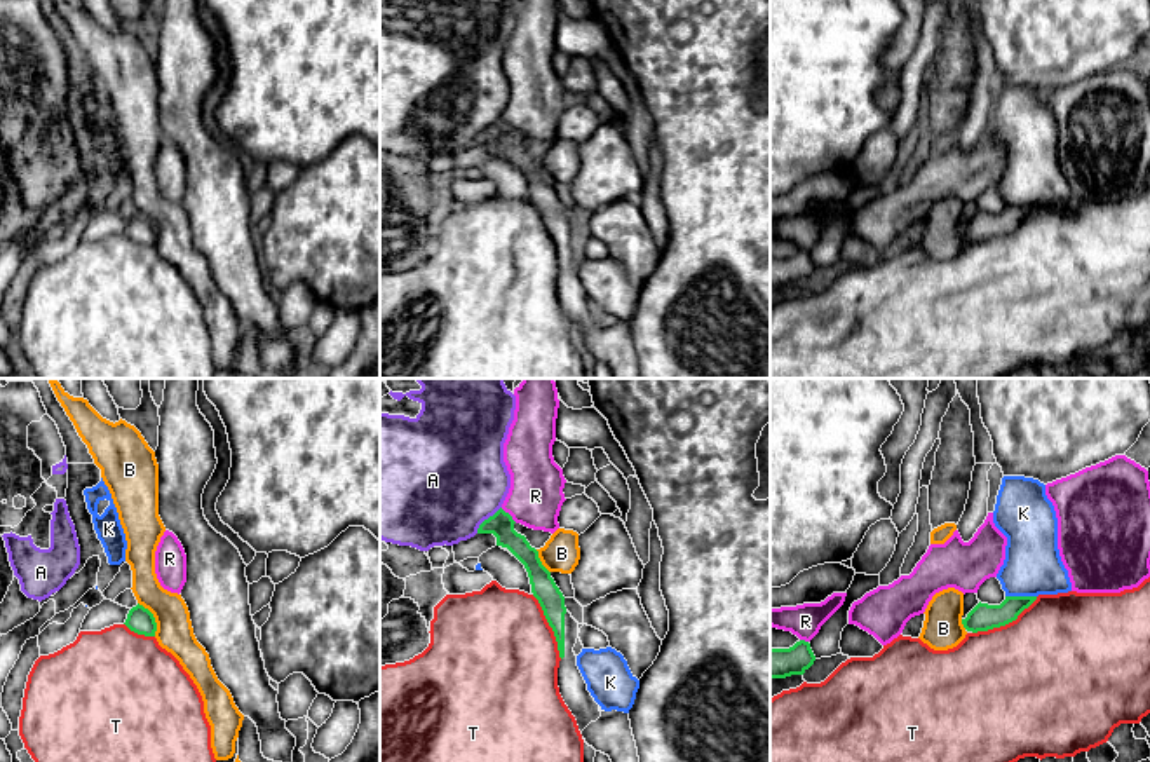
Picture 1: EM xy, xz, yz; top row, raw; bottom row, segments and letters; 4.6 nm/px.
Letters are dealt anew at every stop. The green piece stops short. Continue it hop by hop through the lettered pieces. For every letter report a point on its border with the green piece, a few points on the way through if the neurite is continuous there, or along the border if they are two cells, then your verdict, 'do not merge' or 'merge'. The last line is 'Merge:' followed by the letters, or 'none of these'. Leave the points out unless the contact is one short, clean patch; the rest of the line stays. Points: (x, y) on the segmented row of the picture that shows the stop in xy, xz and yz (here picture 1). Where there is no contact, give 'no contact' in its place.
A: xz (488, 518) | do not merge
B: xy (154, 618) | along xy (138, 602), (152, 614), (155, 635) | do not merge
K: yz (1021, 597) | along yz (1006, 595), (1035, 597) | do not merge
R: xz (509, 515) | do not merge
T: yz (1004, 625) | do not merge
Merge: none of these

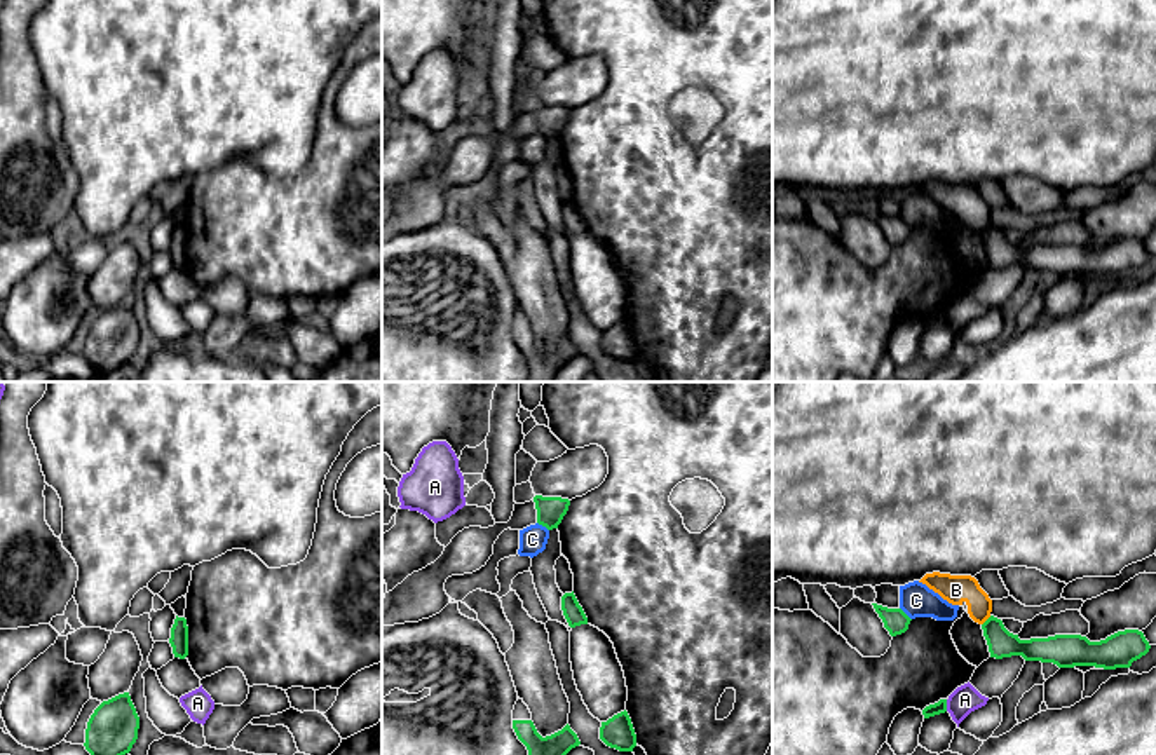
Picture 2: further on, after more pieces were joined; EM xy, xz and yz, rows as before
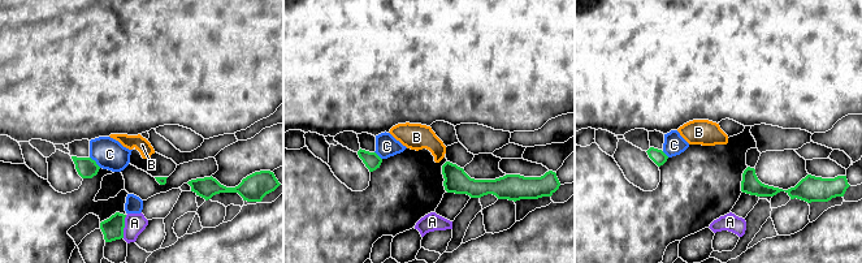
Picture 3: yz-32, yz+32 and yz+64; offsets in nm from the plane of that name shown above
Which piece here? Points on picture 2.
A: yz (945, 705) | along yz (945, 700), (947, 710) | do not merge
B: yz (986, 621) | along yz (991, 616), (982, 625) | do not merge
C: xz (543, 525) | do not merge
Merge: none of these

